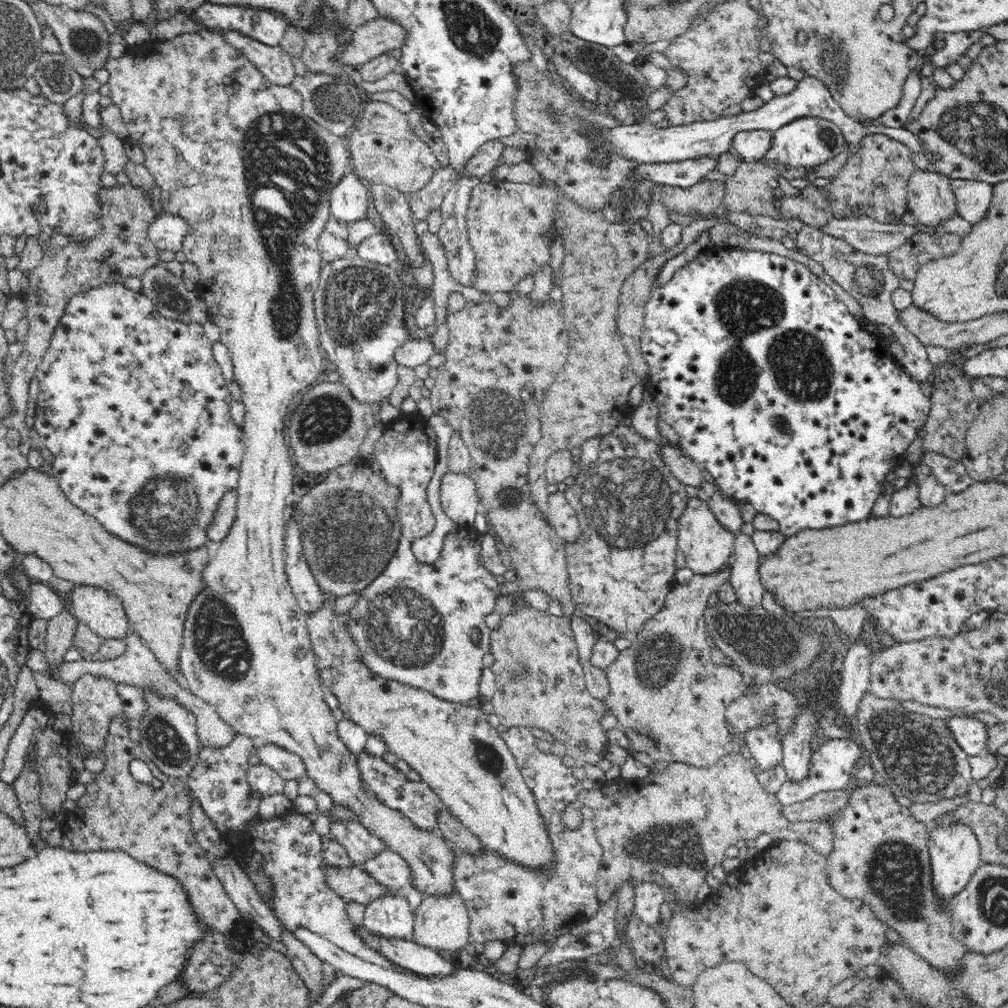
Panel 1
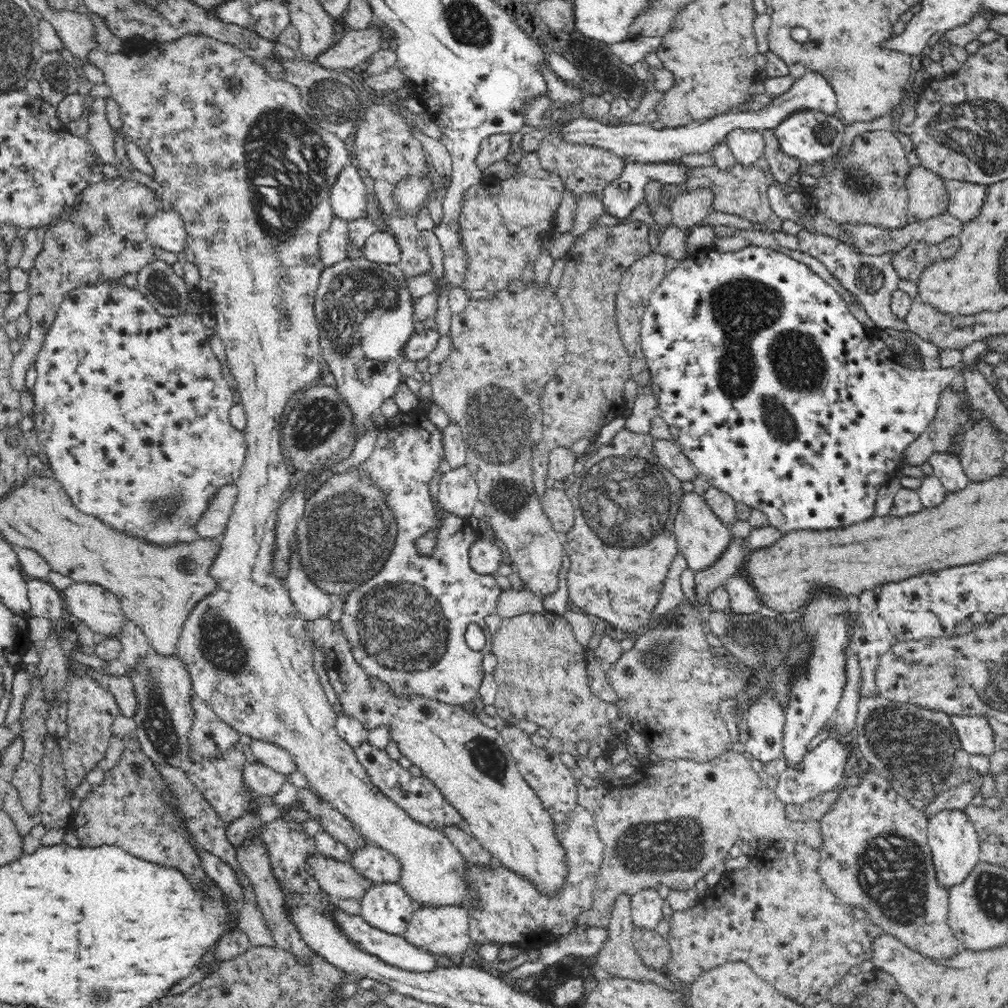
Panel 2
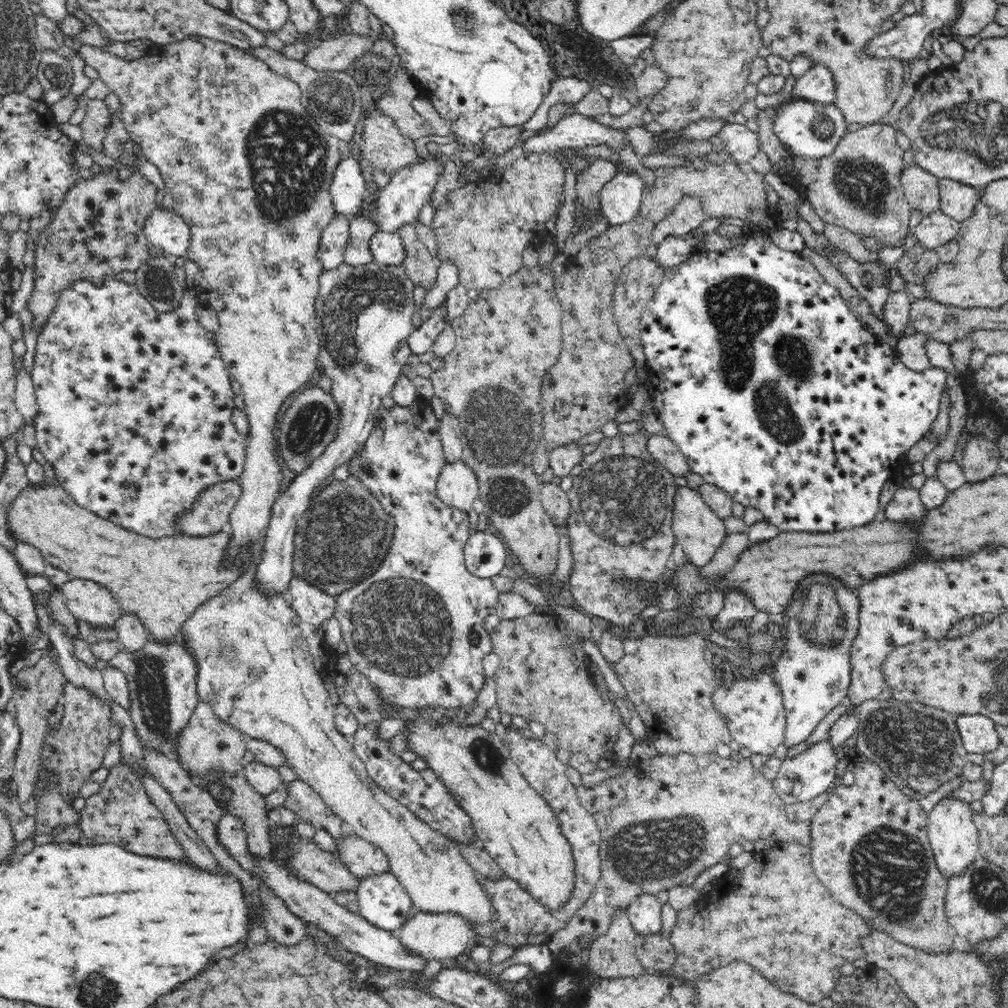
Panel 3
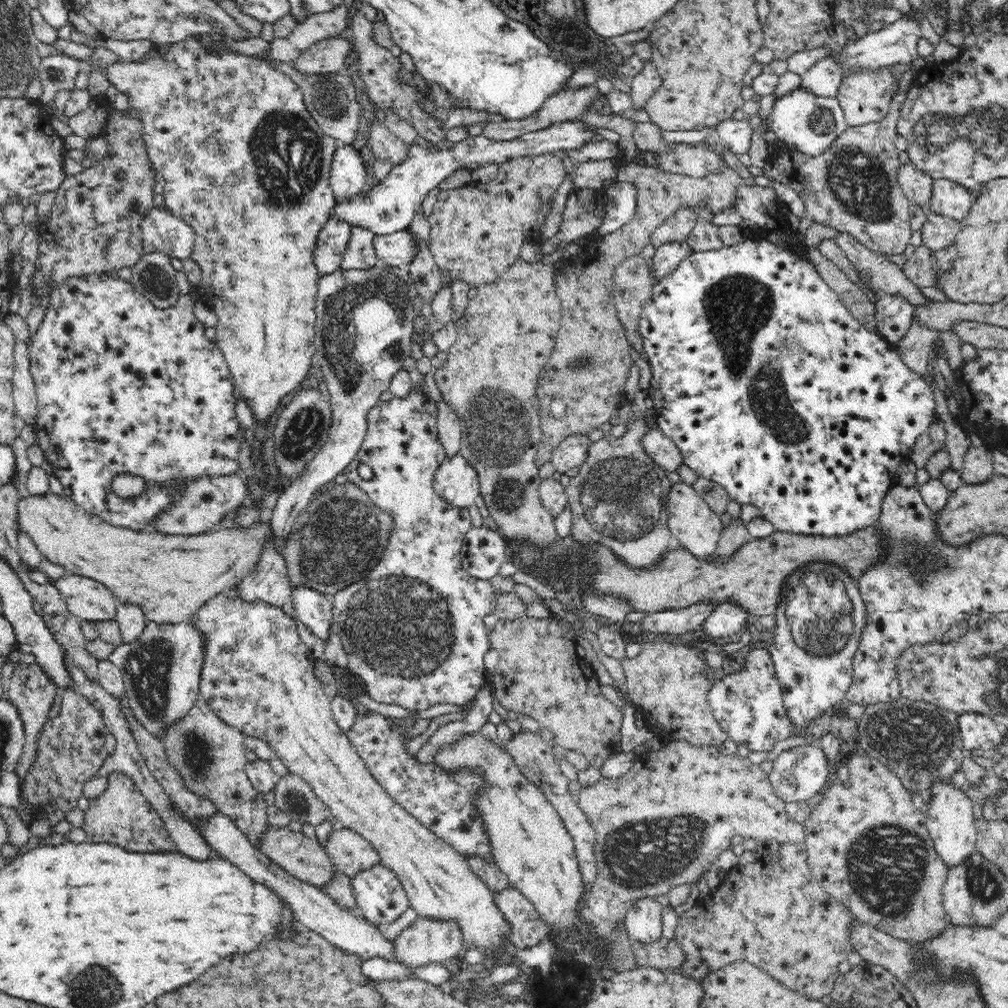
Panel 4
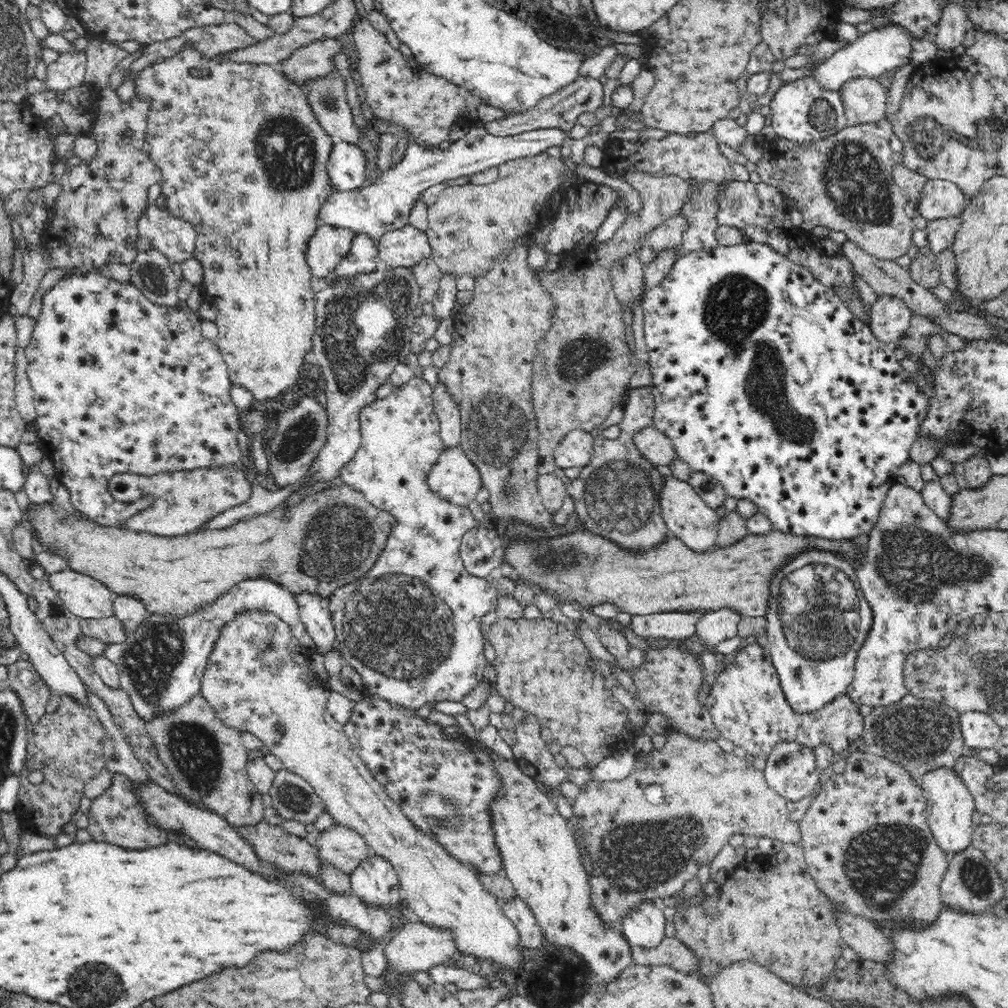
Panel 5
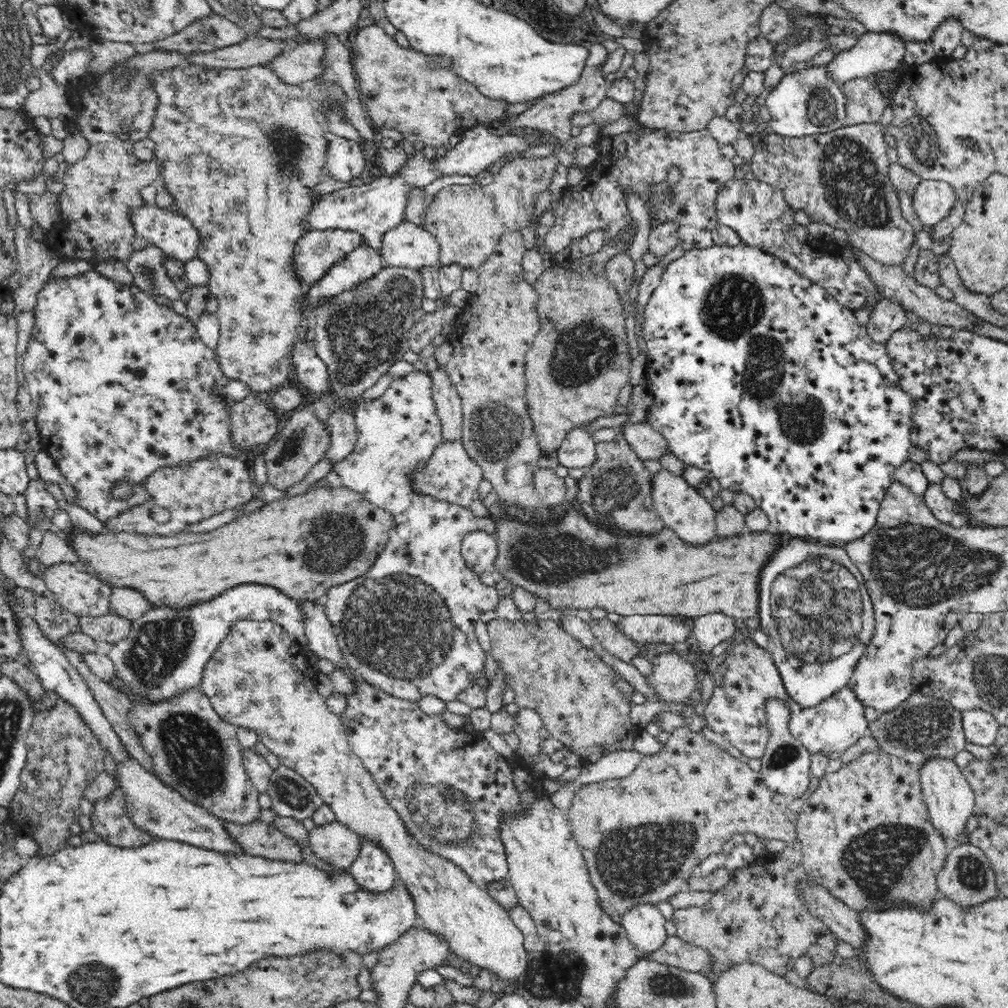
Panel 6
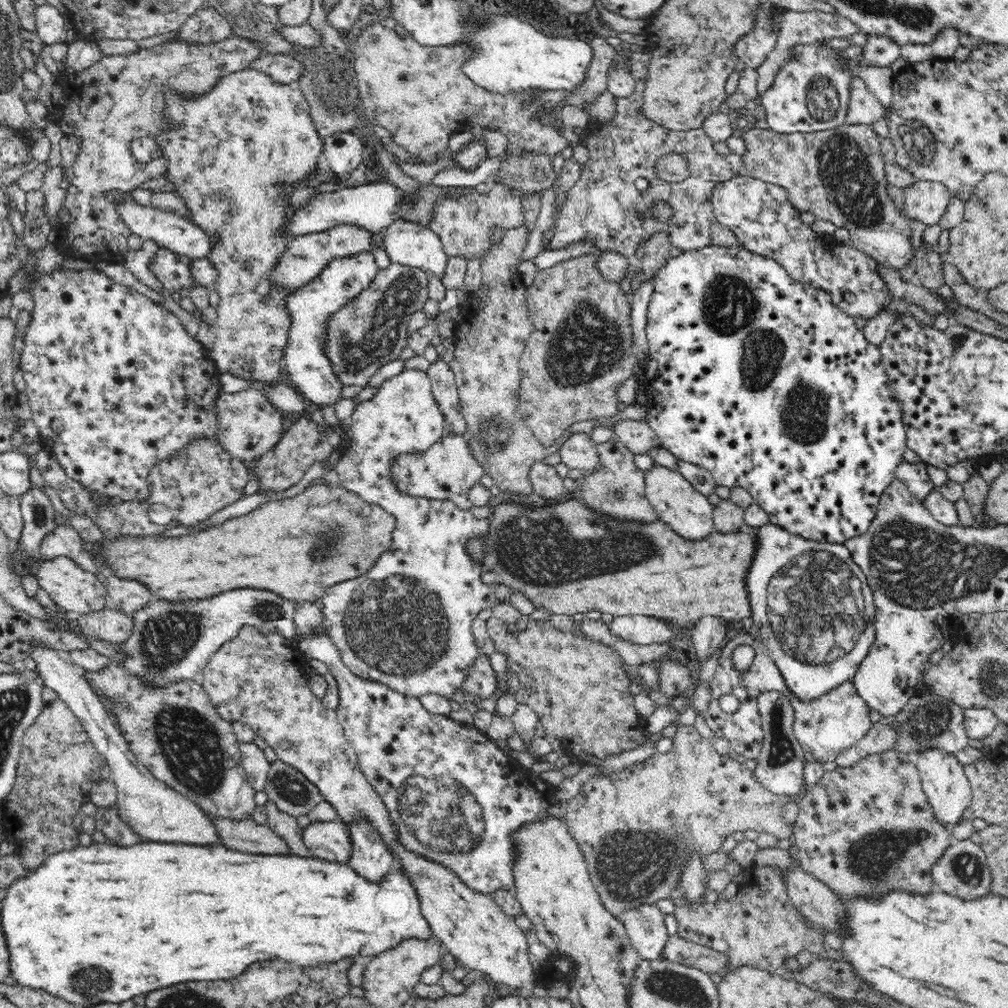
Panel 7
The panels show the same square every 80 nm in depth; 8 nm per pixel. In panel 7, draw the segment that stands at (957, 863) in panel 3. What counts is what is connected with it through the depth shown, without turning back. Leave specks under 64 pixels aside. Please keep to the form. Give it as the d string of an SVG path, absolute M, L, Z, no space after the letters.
M940 749L922 751L915 756L914 761L921 776L924 795L932 807L936 821L951 830L955 824L964 819L964 811L970 806L973 799L972 788L964 774L963 766L954 755L940 751Z

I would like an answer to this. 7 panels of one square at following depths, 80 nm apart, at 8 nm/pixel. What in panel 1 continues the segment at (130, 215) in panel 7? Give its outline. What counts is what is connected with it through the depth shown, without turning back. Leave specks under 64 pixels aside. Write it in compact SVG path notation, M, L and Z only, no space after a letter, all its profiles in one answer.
M164 212L148 227L147 238L157 250L176 253L182 249L188 232L190 232L189 226L184 219Z

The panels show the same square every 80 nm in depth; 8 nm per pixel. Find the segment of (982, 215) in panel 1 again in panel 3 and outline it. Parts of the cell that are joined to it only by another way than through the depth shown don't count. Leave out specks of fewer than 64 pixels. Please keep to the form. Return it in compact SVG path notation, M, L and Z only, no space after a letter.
M940 179L940 209L943 214L954 218L958 222L964 222L970 218L982 198L982 189L974 189L949 179Z

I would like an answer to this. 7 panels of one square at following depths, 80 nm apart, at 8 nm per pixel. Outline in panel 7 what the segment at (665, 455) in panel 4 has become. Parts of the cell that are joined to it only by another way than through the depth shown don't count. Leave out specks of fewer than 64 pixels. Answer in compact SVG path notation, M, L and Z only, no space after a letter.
M621 420L614 426L613 430L618 440L622 441L634 455L649 455L652 450L662 448L659 436L654 432L654 429L646 420Z

